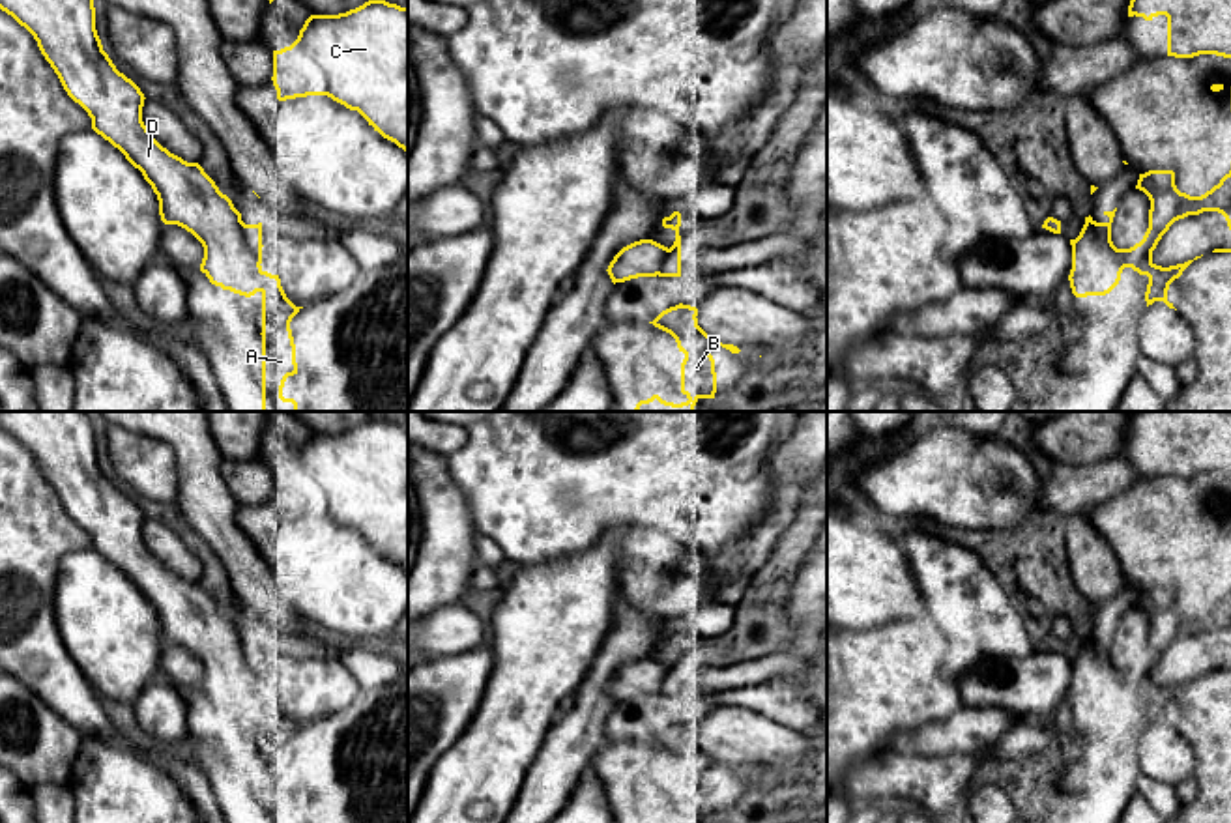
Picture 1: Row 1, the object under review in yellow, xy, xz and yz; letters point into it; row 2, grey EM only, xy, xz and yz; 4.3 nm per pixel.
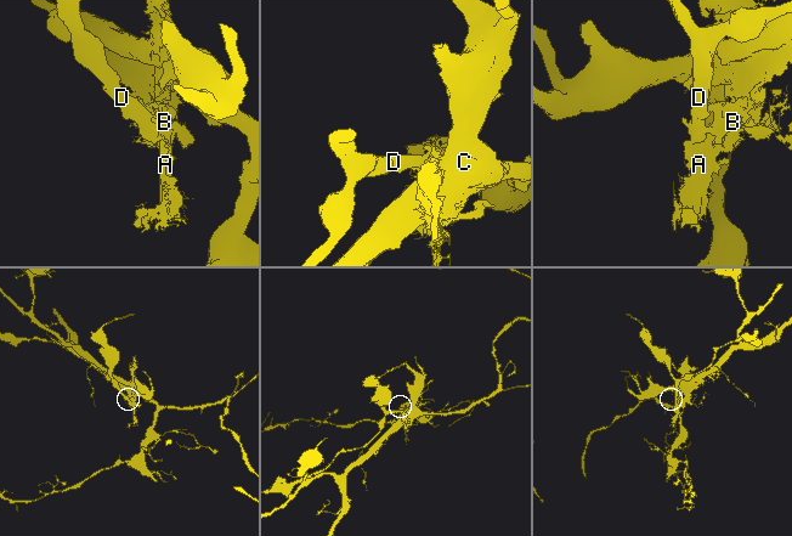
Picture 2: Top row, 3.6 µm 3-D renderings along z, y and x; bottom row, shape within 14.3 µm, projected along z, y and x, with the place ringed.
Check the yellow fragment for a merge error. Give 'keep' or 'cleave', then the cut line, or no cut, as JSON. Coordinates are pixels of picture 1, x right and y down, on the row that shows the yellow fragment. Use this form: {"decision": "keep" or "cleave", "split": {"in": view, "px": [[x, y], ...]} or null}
{"decision": "cleave", "split": {"in": "xy", "px": [[240, 221], [246, 244], [260, 262]]}}

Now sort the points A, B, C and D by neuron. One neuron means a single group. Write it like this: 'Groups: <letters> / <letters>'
Groups: A B C / D

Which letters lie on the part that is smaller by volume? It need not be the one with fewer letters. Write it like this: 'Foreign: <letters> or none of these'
Foreign: D

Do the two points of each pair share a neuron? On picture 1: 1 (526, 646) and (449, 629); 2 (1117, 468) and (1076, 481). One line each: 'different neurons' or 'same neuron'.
1: different neurons
2: same neuron

